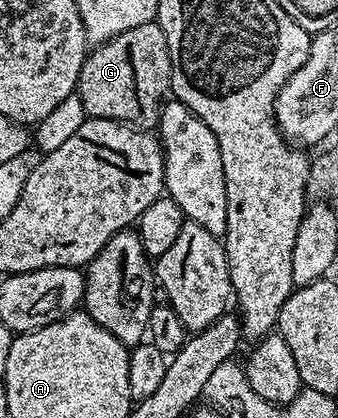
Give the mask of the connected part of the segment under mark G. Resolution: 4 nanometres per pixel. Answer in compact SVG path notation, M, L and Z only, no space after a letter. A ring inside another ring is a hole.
M152 20L140 27L132 27L132 31L124 31L110 41L95 44L86 54L86 62L83 63L78 76L76 95L82 101L87 117L122 121L126 125L150 131L157 126L158 116L162 114L162 106L170 93L171 75L168 39L164 39L164 31L157 20Z

